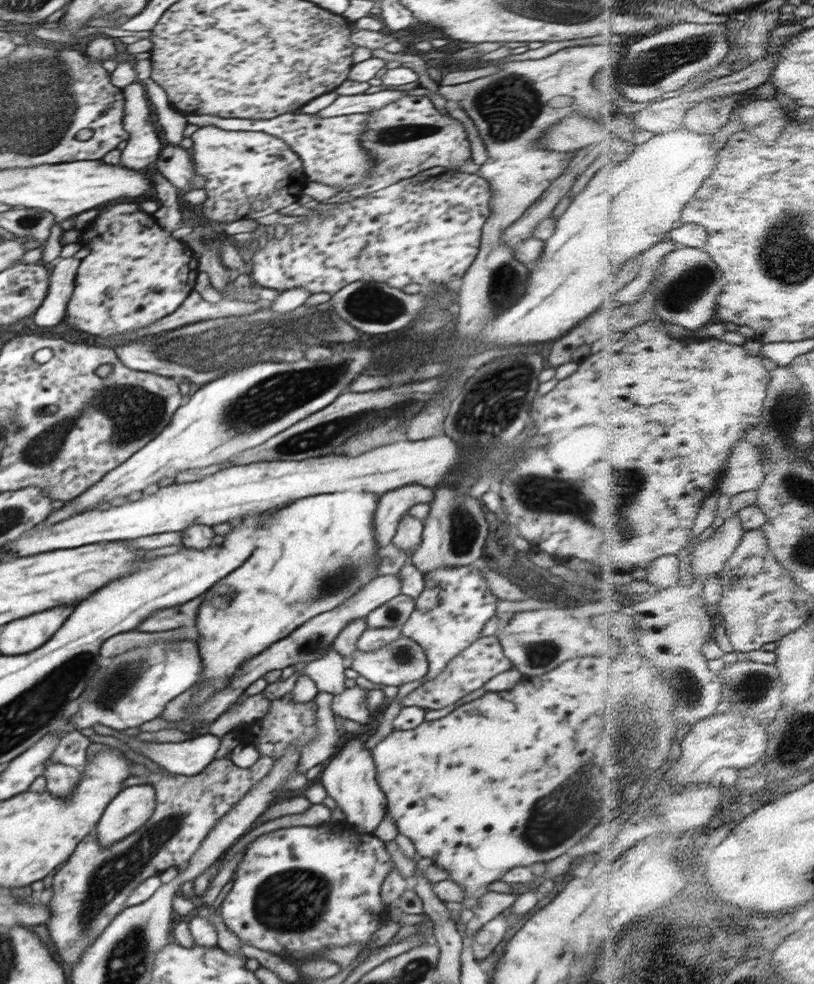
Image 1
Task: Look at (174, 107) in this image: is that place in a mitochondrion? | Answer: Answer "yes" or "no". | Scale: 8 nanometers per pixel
no

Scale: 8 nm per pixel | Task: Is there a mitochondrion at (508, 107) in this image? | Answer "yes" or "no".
yes

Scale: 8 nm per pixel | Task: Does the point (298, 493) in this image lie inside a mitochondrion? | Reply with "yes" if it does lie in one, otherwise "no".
no

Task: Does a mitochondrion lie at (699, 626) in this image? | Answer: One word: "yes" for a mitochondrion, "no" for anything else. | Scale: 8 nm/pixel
no

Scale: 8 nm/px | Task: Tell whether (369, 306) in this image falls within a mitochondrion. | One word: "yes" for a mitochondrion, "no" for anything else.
yes

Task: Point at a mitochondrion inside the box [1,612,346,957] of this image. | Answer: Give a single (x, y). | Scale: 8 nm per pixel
(111, 877)

